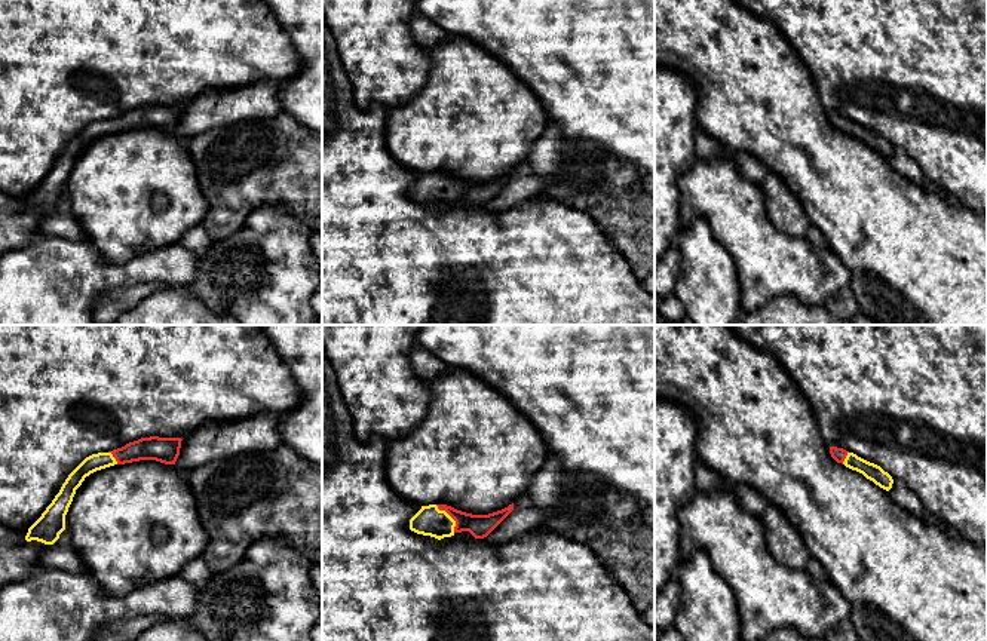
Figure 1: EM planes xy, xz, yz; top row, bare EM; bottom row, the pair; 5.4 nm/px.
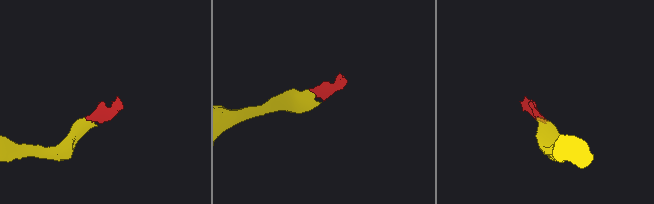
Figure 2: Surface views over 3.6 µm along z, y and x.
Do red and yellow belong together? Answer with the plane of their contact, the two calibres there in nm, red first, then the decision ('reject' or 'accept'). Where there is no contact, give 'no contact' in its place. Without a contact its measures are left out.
xz | 130/160 nm | accept

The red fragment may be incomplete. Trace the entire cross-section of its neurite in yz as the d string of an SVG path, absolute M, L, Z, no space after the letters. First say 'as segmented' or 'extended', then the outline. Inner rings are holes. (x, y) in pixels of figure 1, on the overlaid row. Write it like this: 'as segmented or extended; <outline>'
extended; M830 447L830 454L837 463L842 463L849 469L862 473L867 479L873 481L880 488L886 491L892 488L892 476L885 472L880 466L870 463L858 457L856 454L837 447Z

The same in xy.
extended; M141 438L122 448L98 453L86 457L65 479L59 493L46 507L42 516L28 528L27 542L37 540L45 545L53 545L65 530L65 515L73 502L76 490L91 473L114 466L140 460L156 460L165 464L175 464L181 438Z

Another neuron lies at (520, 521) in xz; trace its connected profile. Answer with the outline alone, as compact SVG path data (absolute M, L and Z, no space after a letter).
M534 507L514 509L487 537L487 543L500 545L530 533L545 519L545 513Z

